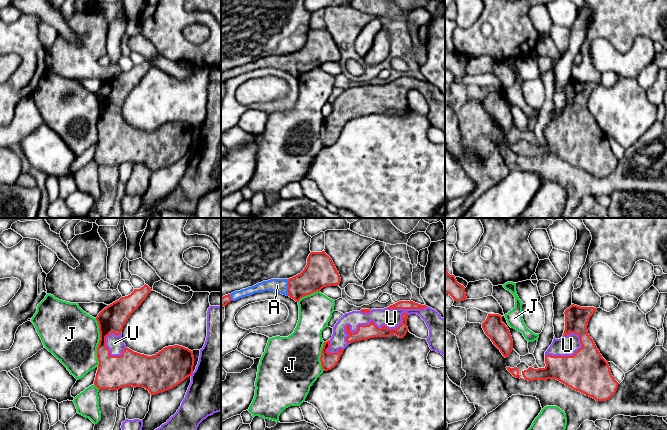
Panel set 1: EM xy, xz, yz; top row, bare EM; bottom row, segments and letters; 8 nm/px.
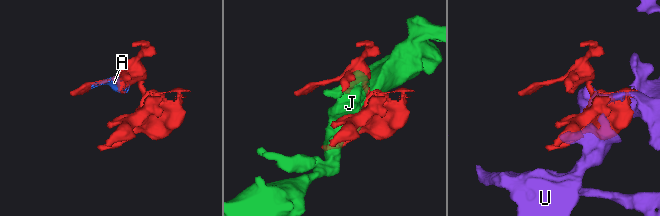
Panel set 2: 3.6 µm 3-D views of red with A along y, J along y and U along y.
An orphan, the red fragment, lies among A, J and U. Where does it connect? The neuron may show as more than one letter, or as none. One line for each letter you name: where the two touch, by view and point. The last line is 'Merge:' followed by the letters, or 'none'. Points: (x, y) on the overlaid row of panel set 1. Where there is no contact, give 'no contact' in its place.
A: meets red in xz at (288, 287)
U: meets red in xz at (371, 321)
Merge: A, U

